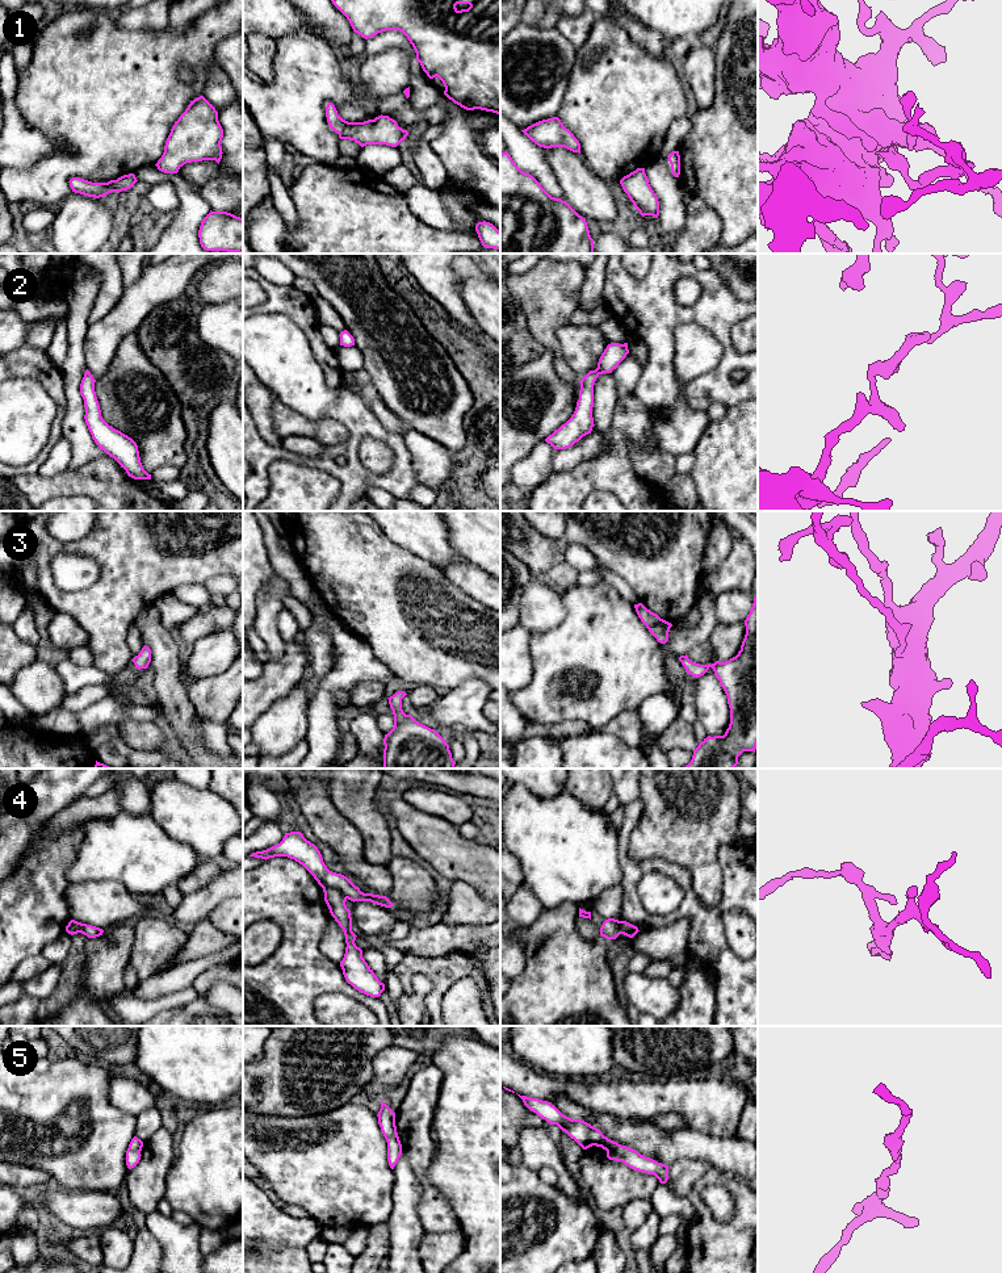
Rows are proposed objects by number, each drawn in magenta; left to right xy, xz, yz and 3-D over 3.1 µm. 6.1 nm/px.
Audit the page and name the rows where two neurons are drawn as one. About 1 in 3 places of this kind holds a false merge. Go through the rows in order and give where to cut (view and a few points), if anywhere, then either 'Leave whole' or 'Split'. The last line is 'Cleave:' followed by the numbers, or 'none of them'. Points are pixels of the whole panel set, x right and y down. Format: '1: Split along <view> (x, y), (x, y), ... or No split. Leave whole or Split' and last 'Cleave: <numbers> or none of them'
1: No split. Leave whole
2: No split. Leave whole
3: No split. Leave whole
4: Split along xz (323, 888), (338, 888), (347, 897). Split
5: No split. Leave whole
Cleave: 4

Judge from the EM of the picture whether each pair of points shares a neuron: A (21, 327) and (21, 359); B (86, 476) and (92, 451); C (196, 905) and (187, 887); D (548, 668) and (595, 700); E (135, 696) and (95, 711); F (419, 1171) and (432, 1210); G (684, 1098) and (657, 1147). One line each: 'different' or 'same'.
A: different
B: different
C: different
D: same
E: same
F: same
G: different

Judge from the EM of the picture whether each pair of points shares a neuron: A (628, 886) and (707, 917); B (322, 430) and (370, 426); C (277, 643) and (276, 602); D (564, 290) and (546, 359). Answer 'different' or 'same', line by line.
A: same
B: different
C: same
D: different

